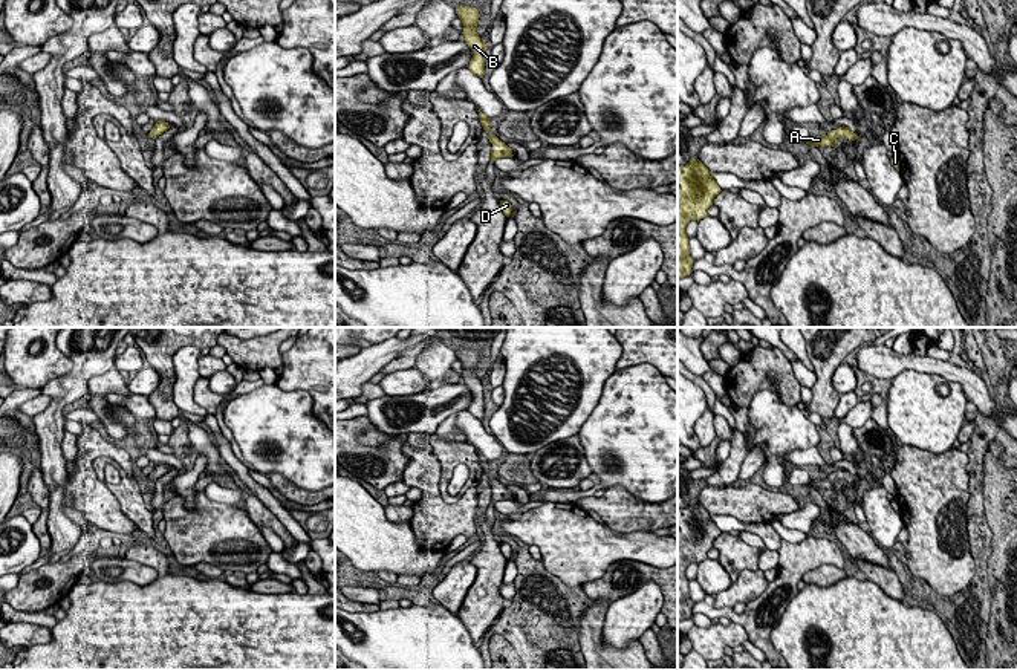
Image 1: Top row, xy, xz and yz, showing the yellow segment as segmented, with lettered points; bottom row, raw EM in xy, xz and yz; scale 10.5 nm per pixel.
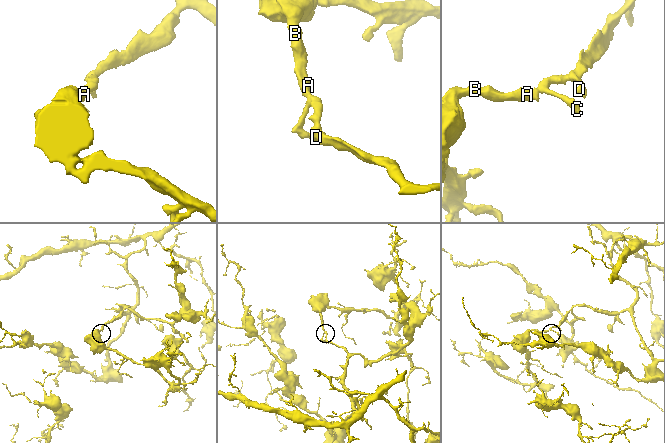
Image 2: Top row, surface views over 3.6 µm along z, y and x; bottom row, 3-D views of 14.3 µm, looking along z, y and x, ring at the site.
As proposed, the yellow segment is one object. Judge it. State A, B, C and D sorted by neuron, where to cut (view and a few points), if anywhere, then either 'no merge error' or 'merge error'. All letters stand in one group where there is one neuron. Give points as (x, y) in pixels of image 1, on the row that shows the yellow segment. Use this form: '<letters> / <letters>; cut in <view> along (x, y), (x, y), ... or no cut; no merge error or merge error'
A B C D; no cut; no merge error

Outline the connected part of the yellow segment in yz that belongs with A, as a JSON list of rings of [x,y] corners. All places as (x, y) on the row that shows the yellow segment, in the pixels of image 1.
[[[840,127],[837,130],[830,130],[826,135],[817,136],[817,138],[811,138],[806,144],[812,145],[812,147],[827,147],[832,145],[833,150],[837,148],[837,139],[838,138],[846,138],[849,141],[855,141],[855,139],[861,139],[861,135],[856,136],[849,127]]]

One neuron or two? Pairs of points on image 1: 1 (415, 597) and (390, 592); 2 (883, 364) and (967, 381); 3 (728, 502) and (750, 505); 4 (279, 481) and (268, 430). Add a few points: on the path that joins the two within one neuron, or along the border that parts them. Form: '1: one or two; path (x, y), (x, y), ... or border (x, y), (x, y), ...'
1: one; path (409, 594), (396, 592)
2: one; path (904, 363), (945, 369)
3: one; path (733, 502), (745, 502)
4: two; border (266, 474), (282, 474), (295, 485), (309, 490)

